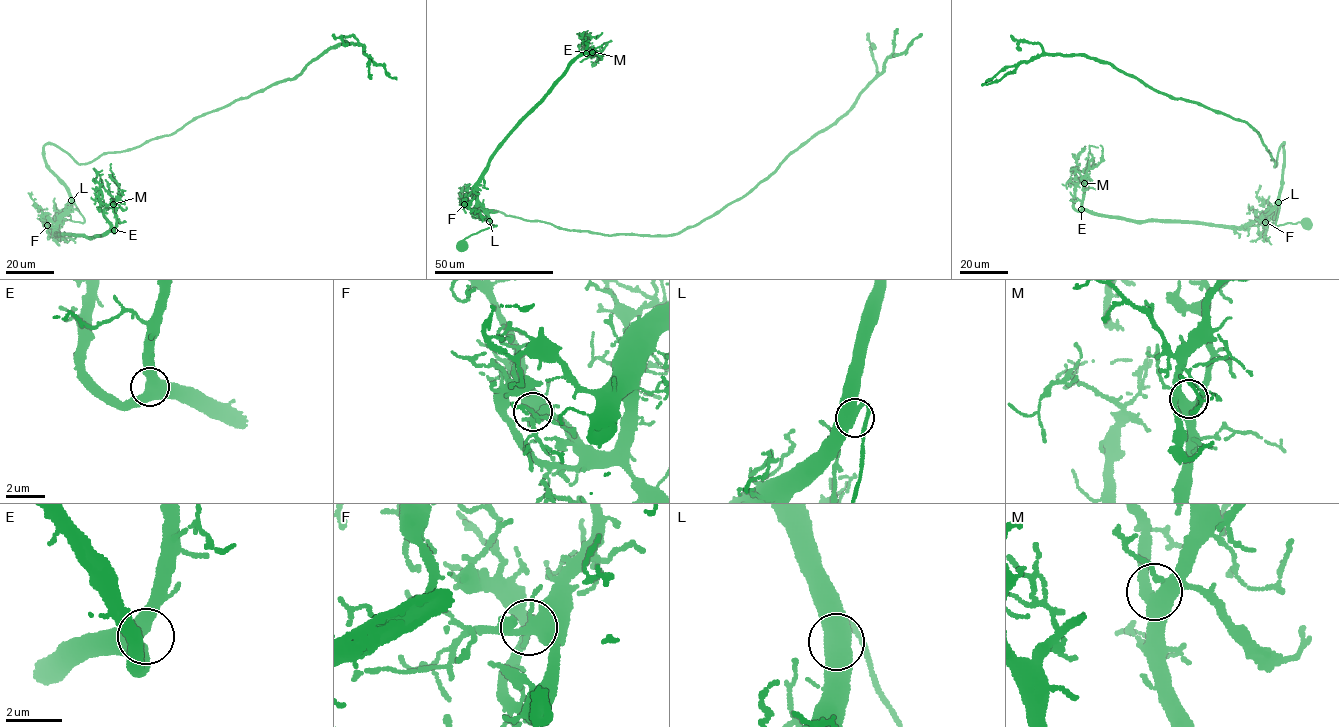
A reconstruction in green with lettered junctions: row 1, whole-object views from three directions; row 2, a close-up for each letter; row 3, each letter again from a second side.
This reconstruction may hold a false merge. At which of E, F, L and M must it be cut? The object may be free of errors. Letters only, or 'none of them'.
none of them

